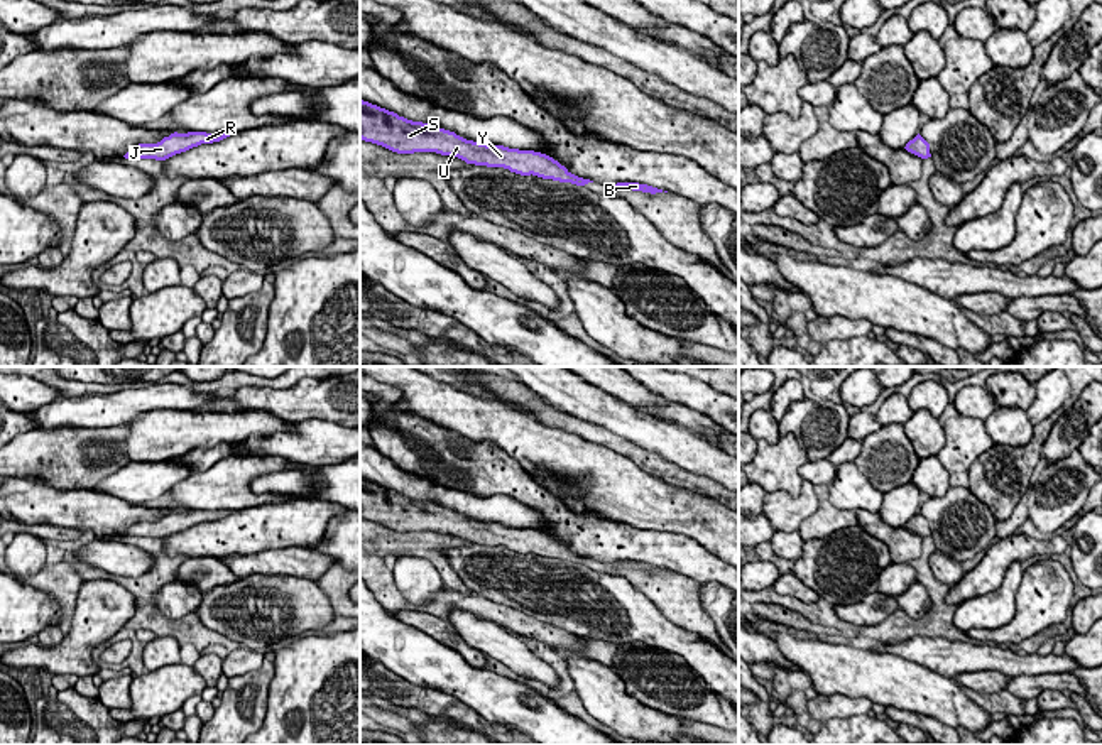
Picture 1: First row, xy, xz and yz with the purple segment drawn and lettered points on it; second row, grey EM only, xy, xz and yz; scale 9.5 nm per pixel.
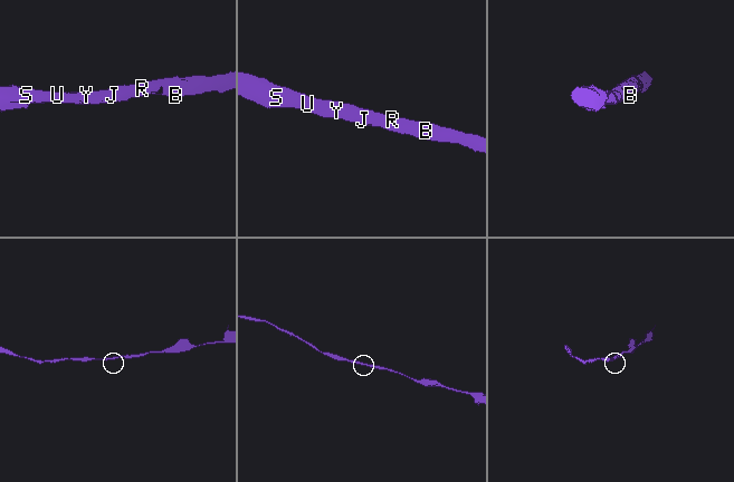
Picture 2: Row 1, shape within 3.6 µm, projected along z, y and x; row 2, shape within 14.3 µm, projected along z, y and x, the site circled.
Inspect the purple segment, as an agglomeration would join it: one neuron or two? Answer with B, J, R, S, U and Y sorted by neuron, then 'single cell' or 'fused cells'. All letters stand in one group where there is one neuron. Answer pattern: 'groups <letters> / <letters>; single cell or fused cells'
groups B J R S U Y; single cell

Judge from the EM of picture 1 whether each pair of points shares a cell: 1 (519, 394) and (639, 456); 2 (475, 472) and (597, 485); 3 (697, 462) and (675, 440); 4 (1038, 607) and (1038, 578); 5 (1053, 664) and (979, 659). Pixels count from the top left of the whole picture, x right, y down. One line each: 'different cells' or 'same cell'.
1: same cell
2: different cells
3: same cell
4: same cell
5: same cell

